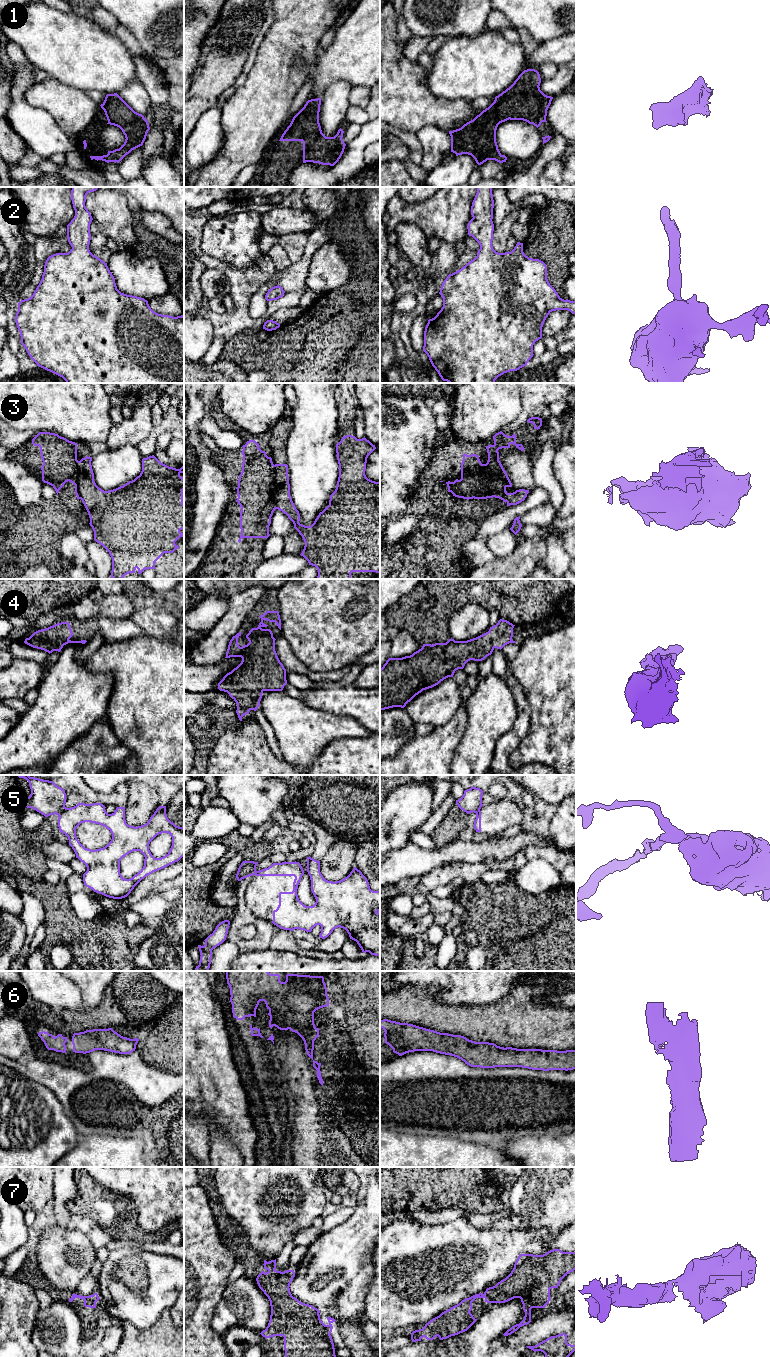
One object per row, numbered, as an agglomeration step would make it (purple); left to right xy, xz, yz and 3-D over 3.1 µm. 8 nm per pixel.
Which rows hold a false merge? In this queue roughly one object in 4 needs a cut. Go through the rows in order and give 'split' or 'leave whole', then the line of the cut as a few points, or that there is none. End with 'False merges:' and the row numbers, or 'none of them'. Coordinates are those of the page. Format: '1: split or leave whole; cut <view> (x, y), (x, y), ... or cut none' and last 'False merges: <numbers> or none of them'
1: leave whole; cut none
2: leave whole; cut none
3: leave whole; cut none
4: leave whole; cut none
5: split; cut xy (65, 807), (57, 814)
6: leave whole; cut none
7: leave whole; cut none
False merges: 5

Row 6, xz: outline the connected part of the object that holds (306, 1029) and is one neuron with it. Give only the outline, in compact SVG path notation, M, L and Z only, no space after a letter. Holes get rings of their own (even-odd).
M226 971L226 979L230 988L230 1002L234 1018L243 1020L249 1016L256 1017L256 1009L259 1002L264 1001L269 1010L269 1027L272 1029L275 1026L280 1030L290 1029L292 1032L297 1033L304 1041L307 1055L313 1060L314 1041L320 1036L319 1028L316 1028L314 1024L314 1012L320 1008L329 1006L329 997L323 976L287 974L286 981L281 982L279 974L270 974L268 971ZM313 1060L313 1067L317 1070L317 1078L323 1086L320 1066L321 1063Z

